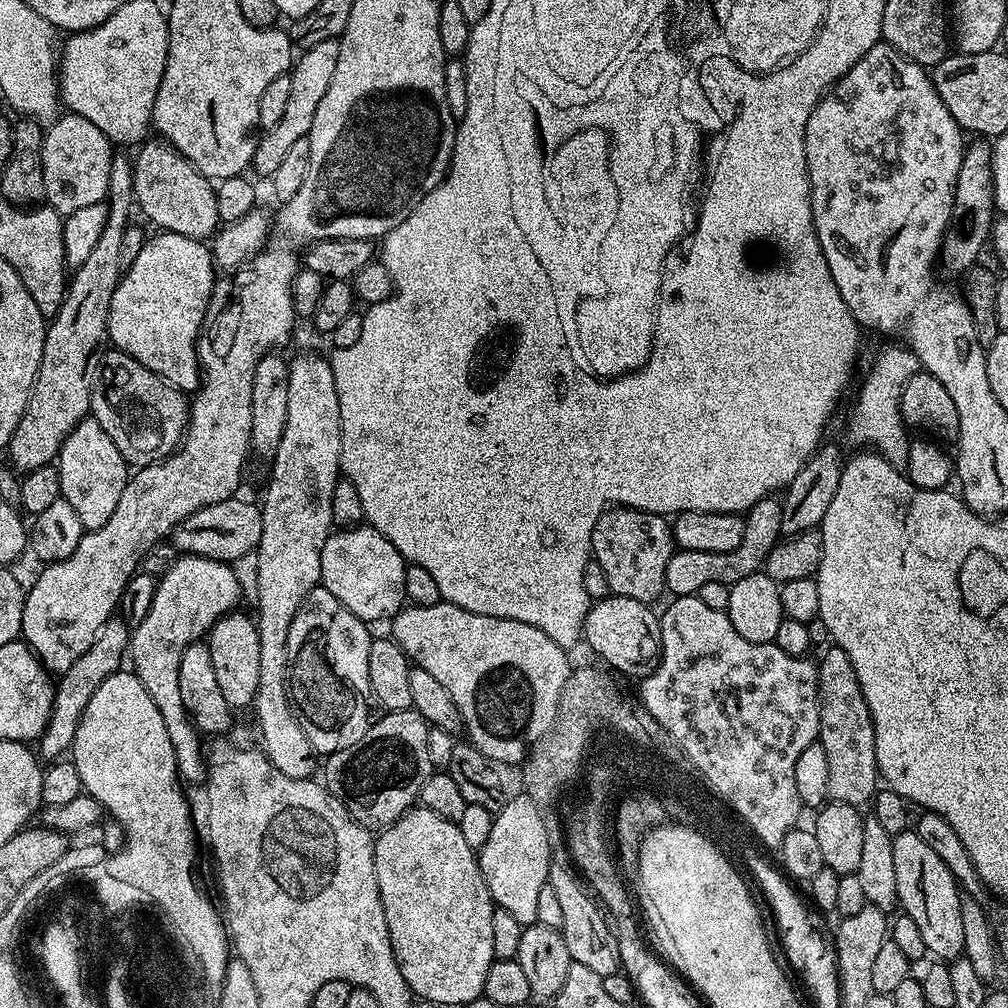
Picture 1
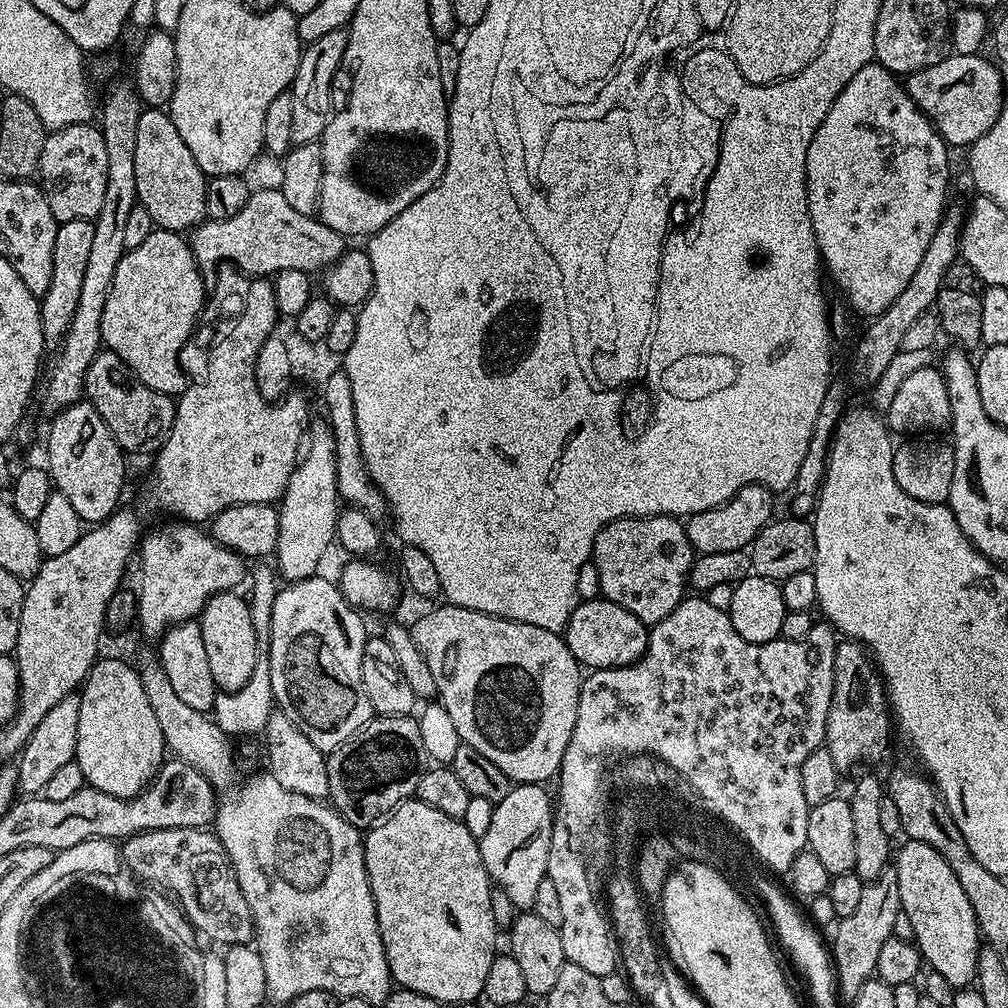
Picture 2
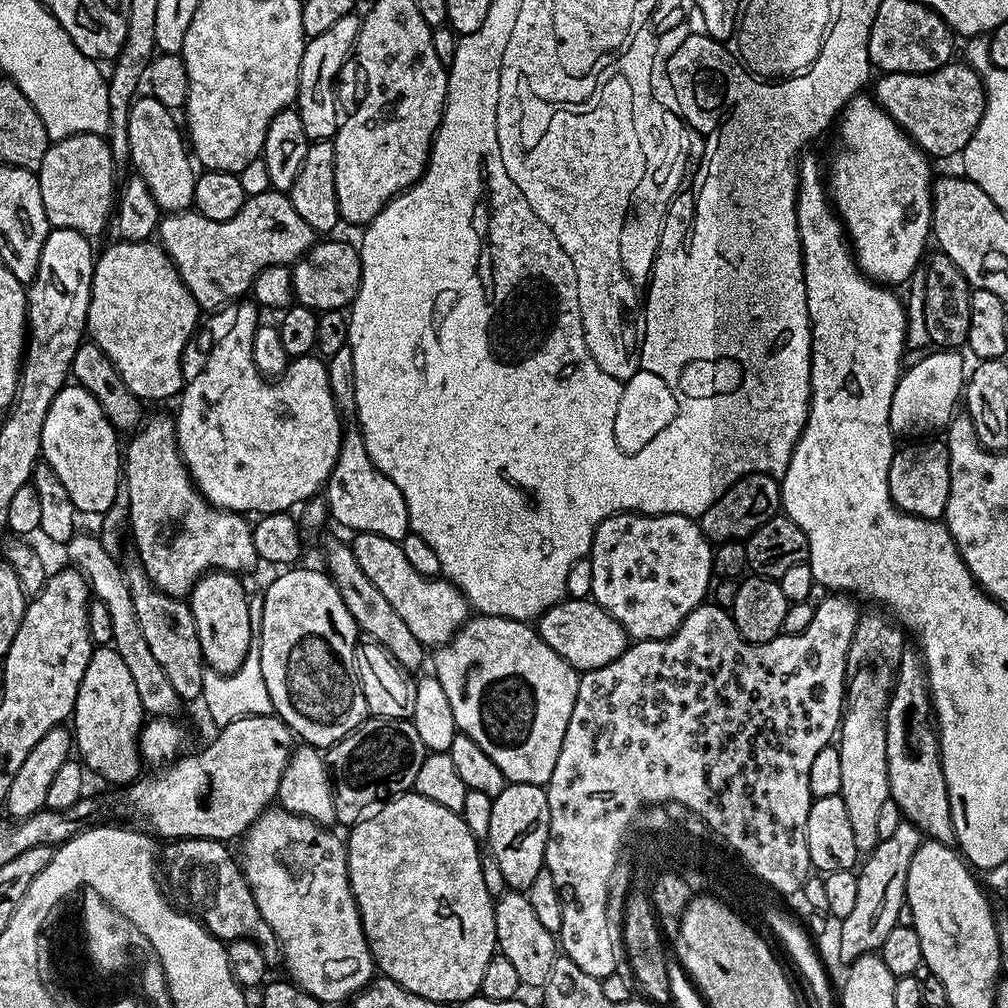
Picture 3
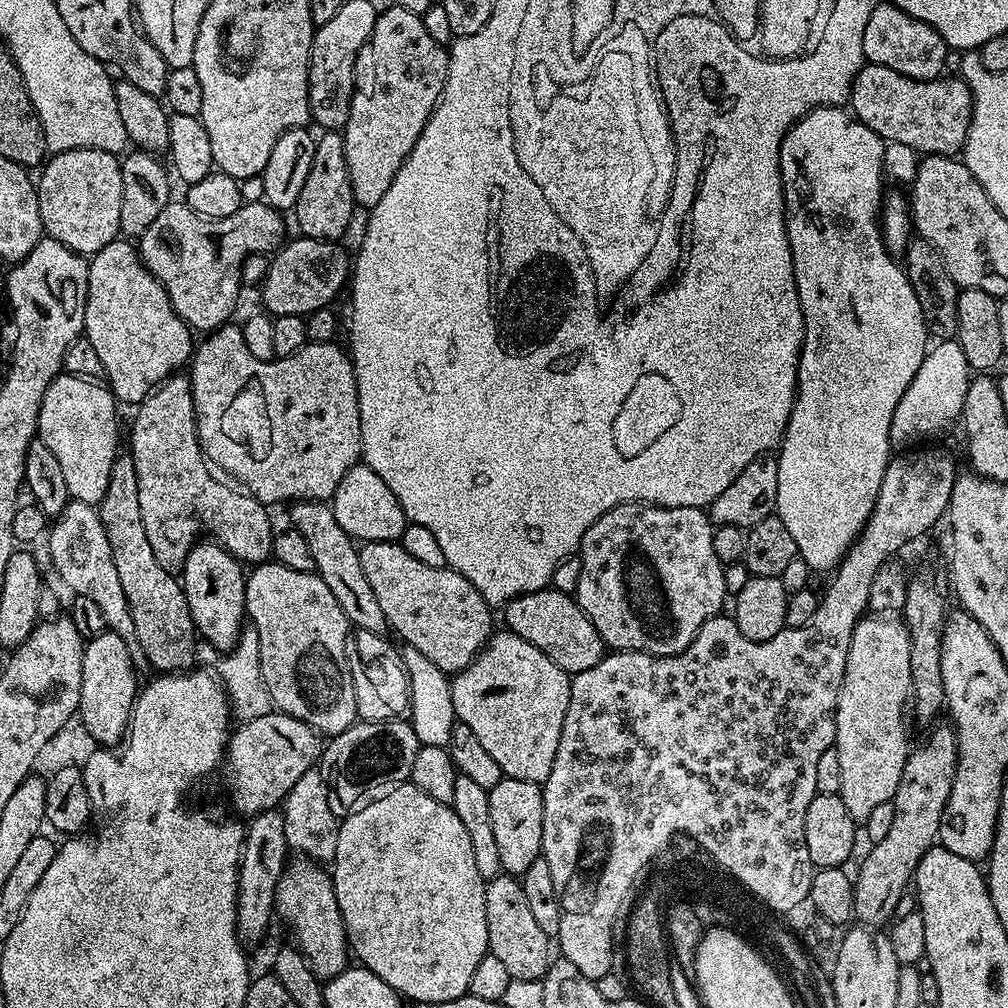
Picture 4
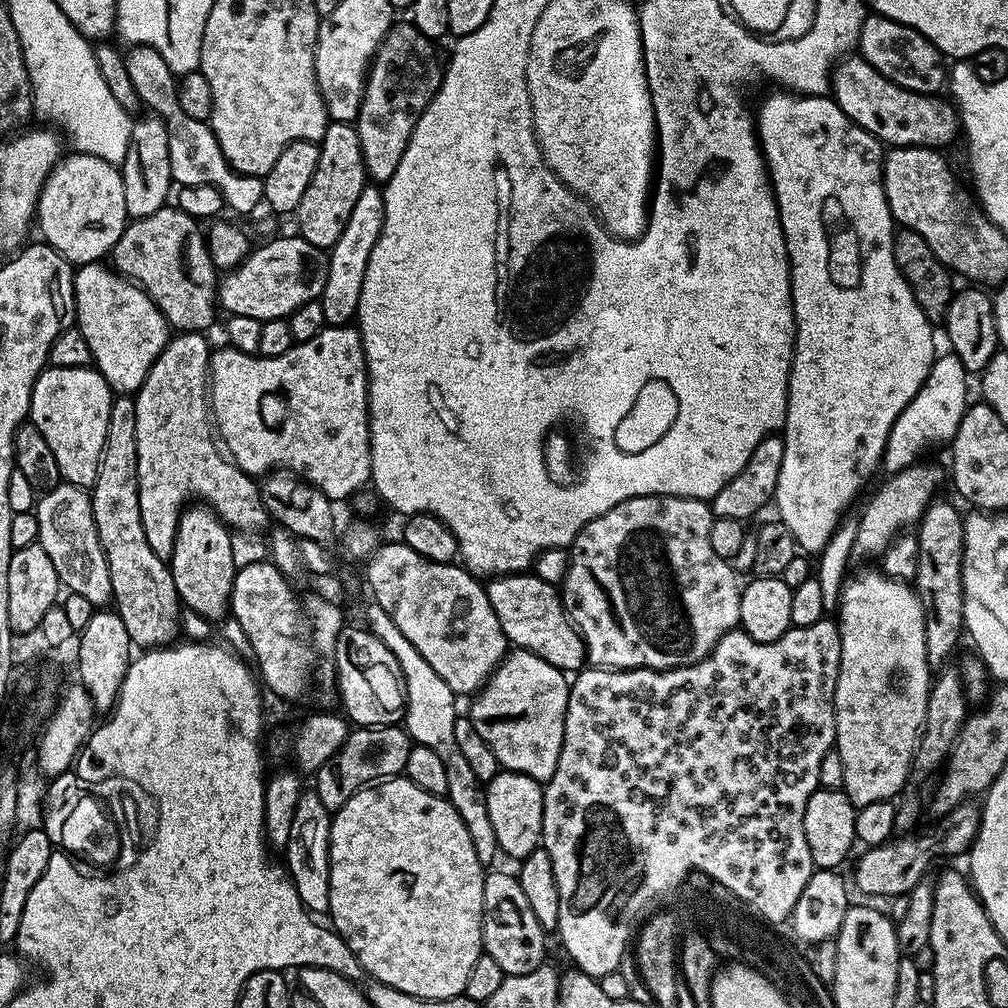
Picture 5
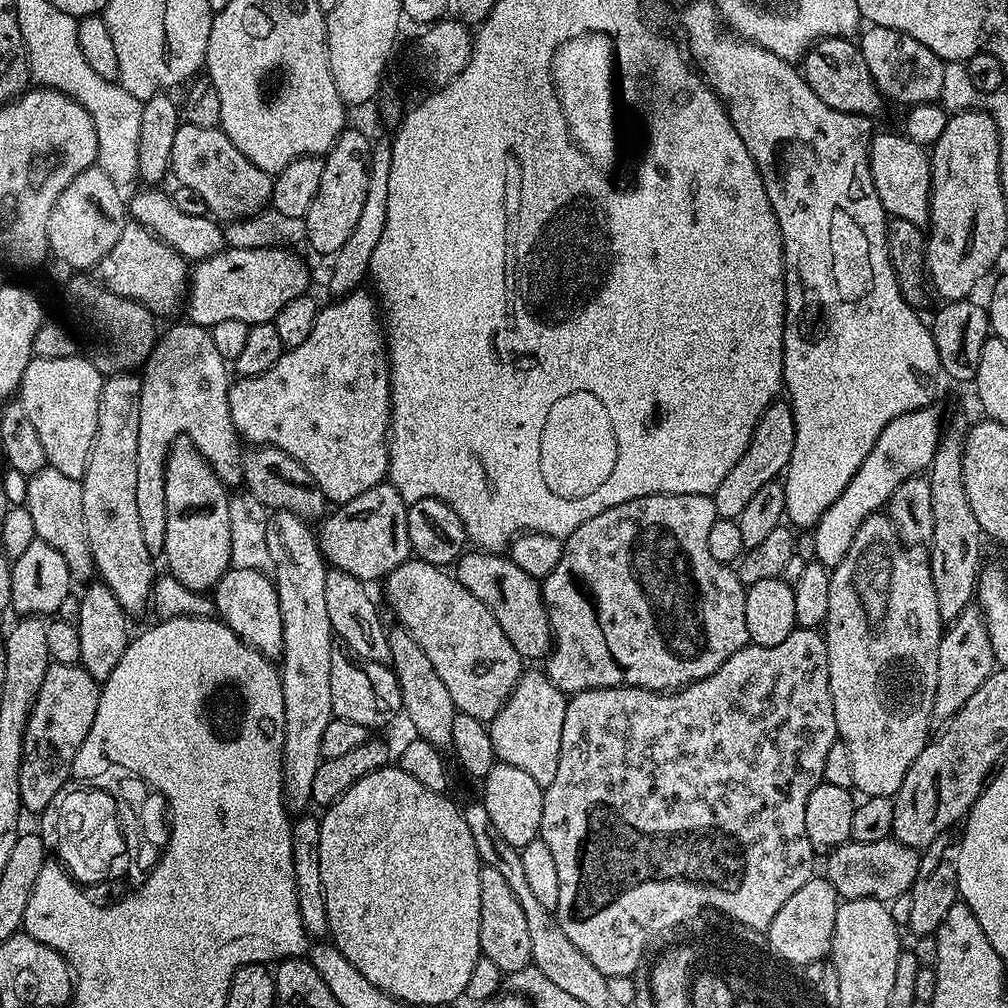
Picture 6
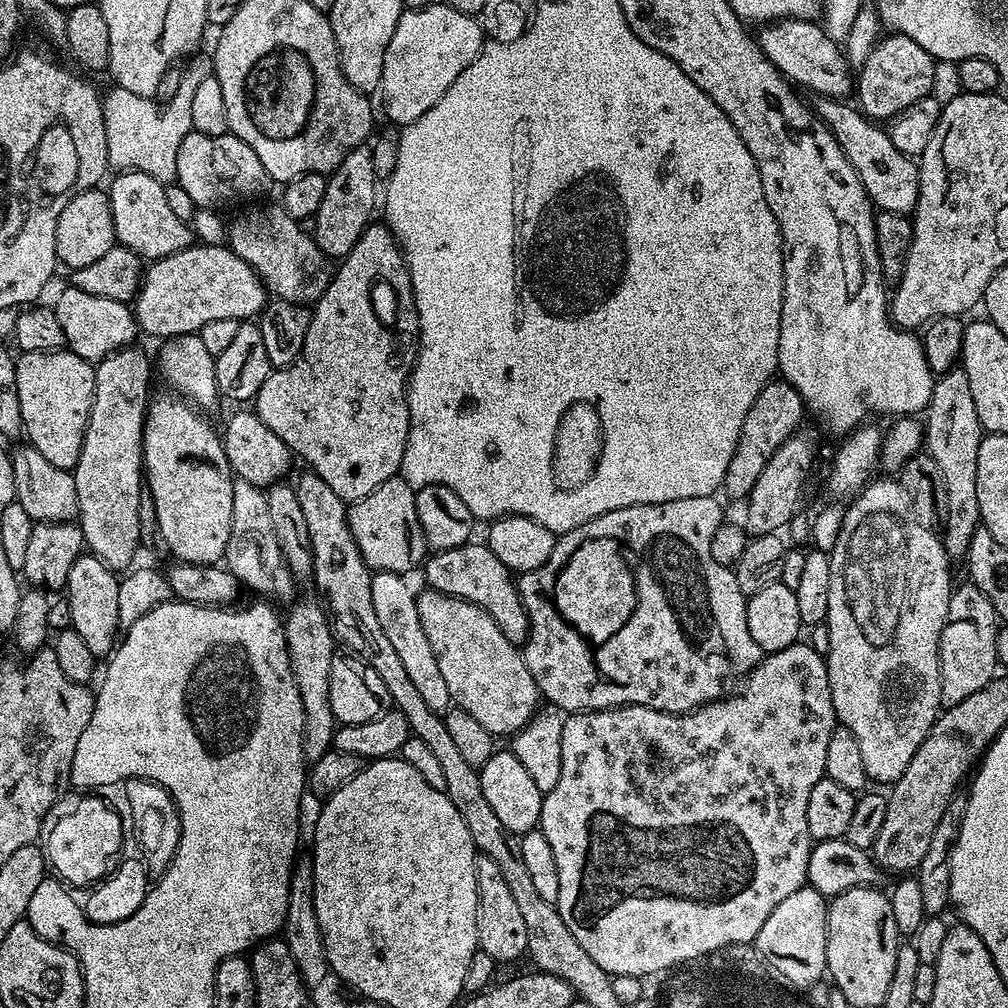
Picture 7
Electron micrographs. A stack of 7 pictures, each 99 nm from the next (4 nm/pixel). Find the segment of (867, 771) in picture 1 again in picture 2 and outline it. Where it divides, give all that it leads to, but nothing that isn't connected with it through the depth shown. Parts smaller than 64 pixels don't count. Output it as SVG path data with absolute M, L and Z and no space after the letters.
M841 639L834 650L834 690L830 698L830 714L826 718L823 747L830 750L834 766L842 774L859 764L868 764L884 752L890 732L890 709L884 678L875 659L863 644Z

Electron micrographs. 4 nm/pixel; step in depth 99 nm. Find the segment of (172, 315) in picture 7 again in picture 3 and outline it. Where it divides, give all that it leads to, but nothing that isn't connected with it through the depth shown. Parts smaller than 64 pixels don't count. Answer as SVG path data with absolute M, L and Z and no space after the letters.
M324 238L313 244L301 260L291 265L293 297L317 314L347 309L360 289L362 266L357 245L332 239L336 238Z

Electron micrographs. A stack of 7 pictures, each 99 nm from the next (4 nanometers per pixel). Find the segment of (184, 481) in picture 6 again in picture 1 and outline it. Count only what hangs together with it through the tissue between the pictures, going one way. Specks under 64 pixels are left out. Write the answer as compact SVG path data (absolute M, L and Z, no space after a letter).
M233 610L223 616L206 637L210 650L210 659L214 666L214 682L218 682L218 690L222 690L222 698L233 710L240 710L253 703L258 694L258 674L260 669L260 647L255 619L241 610Z

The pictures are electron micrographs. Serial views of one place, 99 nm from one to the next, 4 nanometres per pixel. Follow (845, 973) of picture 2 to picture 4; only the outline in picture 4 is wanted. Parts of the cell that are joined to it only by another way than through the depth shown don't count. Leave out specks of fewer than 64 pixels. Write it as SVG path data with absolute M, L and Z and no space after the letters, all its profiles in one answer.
M937 723L929 732L932 733L908 753L902 782L898 782L898 790L892 799L894 818L886 838L869 847L860 864L860 877L855 877L854 916L861 925L884 926L893 919L898 898L909 891L918 862L937 843L952 779L956 777L958 746L956 729L951 723Z

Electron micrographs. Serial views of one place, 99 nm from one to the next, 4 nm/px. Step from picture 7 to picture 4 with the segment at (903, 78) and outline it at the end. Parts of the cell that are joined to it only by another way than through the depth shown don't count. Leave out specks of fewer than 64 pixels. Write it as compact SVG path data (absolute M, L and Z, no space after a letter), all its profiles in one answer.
M891 2L877 3L874 14L870 14L866 34L862 34L862 50L867 63L898 70L898 74L906 74L906 78L915 80L937 79L945 71L944 63L950 55L948 43L938 34L938 30L898 10L898 6Z

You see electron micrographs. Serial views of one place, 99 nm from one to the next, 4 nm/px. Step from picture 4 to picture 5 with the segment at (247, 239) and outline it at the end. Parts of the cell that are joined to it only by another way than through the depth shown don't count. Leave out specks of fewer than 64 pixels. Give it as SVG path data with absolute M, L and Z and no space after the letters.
M175 206L159 208L141 220L132 220L124 229L122 238L113 246L110 264L115 271L137 283L158 306L169 329L176 332L207 333L218 313L218 269L212 264L208 242L201 221Z

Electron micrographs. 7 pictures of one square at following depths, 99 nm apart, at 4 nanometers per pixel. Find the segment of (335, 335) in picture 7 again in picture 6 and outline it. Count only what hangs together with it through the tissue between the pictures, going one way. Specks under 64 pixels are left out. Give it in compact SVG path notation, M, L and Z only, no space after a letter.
M355 290L337 299L336 304L328 304L319 309L314 322L314 330L310 330L310 338L302 342L302 346L290 348L284 355L266 370L257 376L242 376L228 385L228 397L230 398L230 418L234 418L236 433L240 435L241 441L252 446L267 446L277 448L290 458L294 458L304 467L309 474L318 482L325 501L339 506L358 498L358 494L366 494L374 486L385 483L388 474L388 437L390 435L390 421L392 418L392 391L390 390L390 370L388 369L388 349L386 347L386 336L382 331L382 316L378 311L377 301L371 291Z

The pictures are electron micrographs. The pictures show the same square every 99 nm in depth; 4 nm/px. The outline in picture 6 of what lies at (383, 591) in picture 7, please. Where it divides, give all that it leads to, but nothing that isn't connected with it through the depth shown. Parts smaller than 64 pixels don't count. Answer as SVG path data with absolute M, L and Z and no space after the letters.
M393 626L387 629L392 659L390 667L400 683L400 693L404 699L403 715L408 715L410 723L416 727L415 735L419 739L430 742L441 750L447 749L452 743L452 727L456 717L456 707L450 698L446 686L442 686L442 678L434 674L434 666L430 666L430 658L422 654L422 646L414 642L414 638L402 627Z

